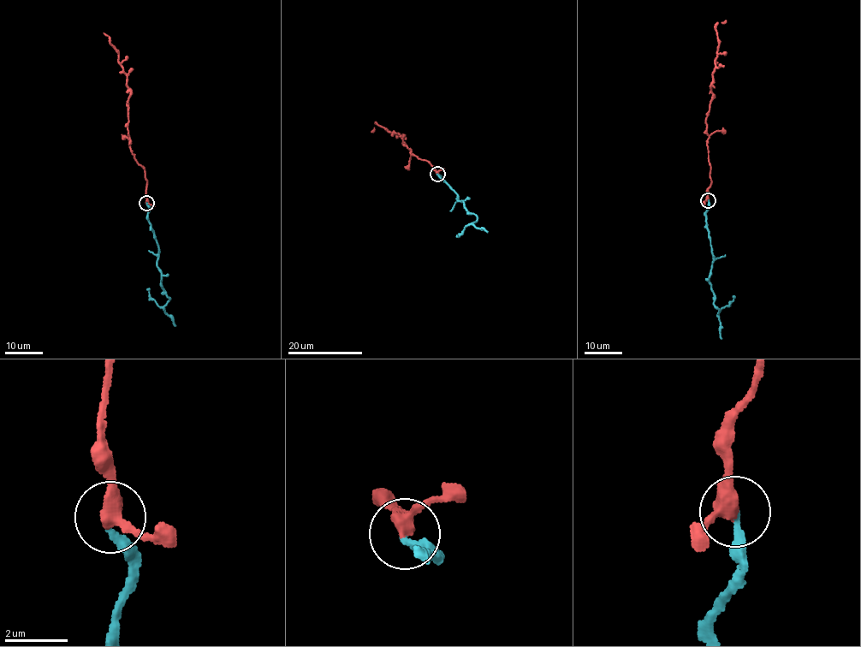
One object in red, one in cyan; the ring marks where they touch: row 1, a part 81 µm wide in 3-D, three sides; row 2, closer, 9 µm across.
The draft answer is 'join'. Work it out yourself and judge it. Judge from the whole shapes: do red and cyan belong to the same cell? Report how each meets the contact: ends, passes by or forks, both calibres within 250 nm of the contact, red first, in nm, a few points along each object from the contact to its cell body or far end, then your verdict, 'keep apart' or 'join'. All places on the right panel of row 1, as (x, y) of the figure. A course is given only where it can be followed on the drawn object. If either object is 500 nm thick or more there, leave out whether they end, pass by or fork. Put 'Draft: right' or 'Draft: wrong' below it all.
red passes by; cyan ends there; 420 nm thick on the red side, 200 nm on the other; red runs (708, 200), (711, 178), (706, 123), (718, 51), (715, 26), (726, 20); cyan runs (708, 200), (705, 217), (713, 254), (709, 279), (718, 313), (729, 305), (733, 296); join
Draft: right

